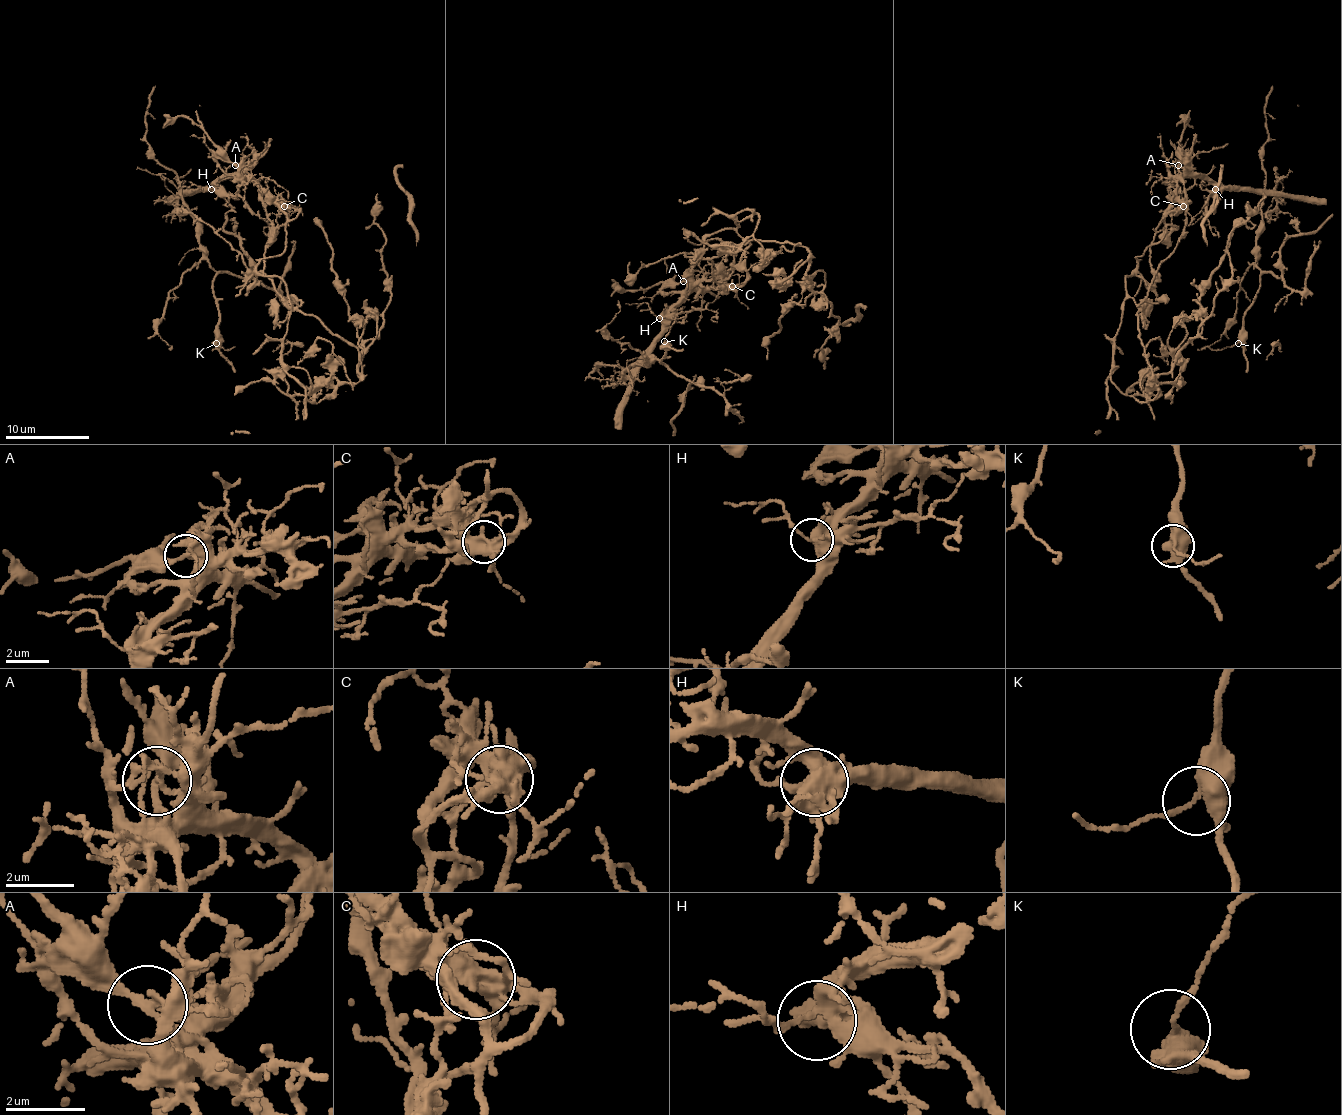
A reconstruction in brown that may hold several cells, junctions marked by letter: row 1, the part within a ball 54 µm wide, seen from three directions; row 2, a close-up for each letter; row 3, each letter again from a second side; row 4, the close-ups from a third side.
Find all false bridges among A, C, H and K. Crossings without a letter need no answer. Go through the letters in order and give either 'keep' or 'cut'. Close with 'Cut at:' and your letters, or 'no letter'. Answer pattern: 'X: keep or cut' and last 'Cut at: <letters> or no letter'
A: cut
C: cut
H: keep
K: keep
Cut at: A, C

